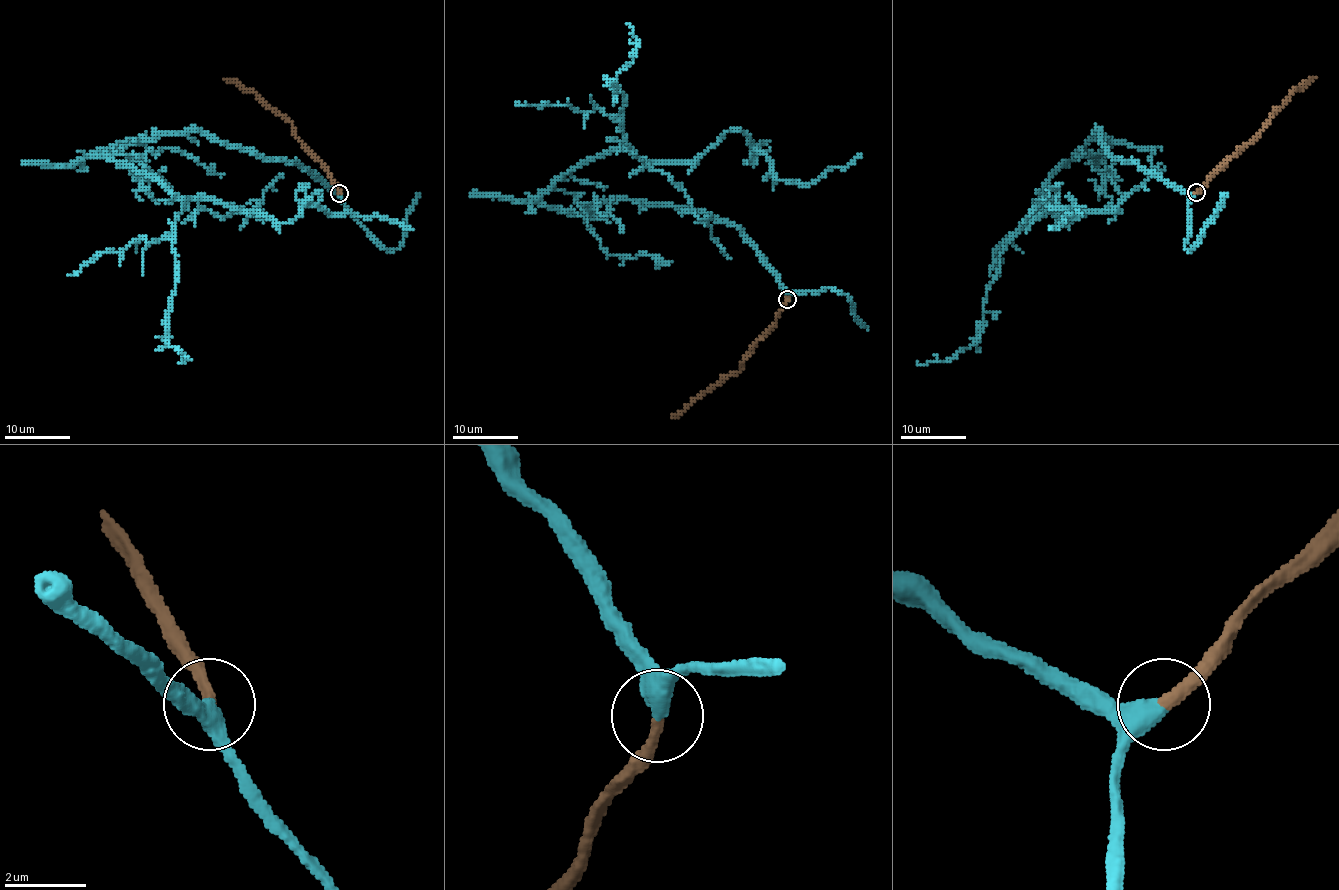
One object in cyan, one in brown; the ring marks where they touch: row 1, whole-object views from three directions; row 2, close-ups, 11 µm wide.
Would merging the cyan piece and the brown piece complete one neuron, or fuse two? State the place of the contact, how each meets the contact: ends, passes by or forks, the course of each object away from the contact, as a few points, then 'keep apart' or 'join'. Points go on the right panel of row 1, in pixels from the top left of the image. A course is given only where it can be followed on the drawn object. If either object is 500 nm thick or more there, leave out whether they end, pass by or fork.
place (1196, 192); cyan passes by; brown ends; course cyan (1197, 194), (1098, 131), (1104, 148), (1050, 177), (1058, 209), (1025, 218), (1079, 215), (1050, 230); course brown (1197, 192), (1271, 119), (1294, 91), (1315, 77); join

